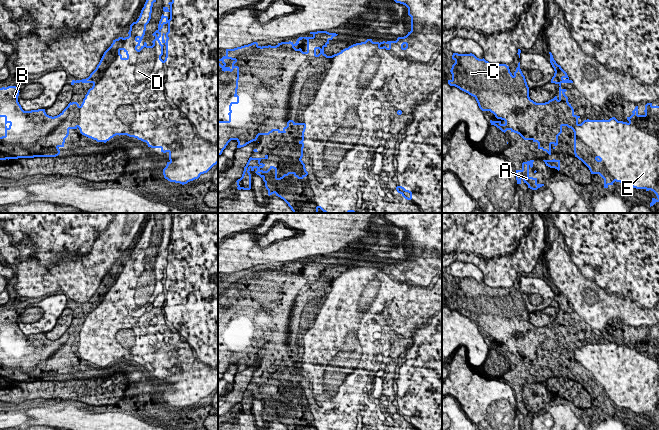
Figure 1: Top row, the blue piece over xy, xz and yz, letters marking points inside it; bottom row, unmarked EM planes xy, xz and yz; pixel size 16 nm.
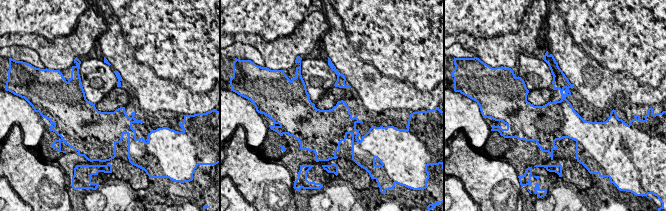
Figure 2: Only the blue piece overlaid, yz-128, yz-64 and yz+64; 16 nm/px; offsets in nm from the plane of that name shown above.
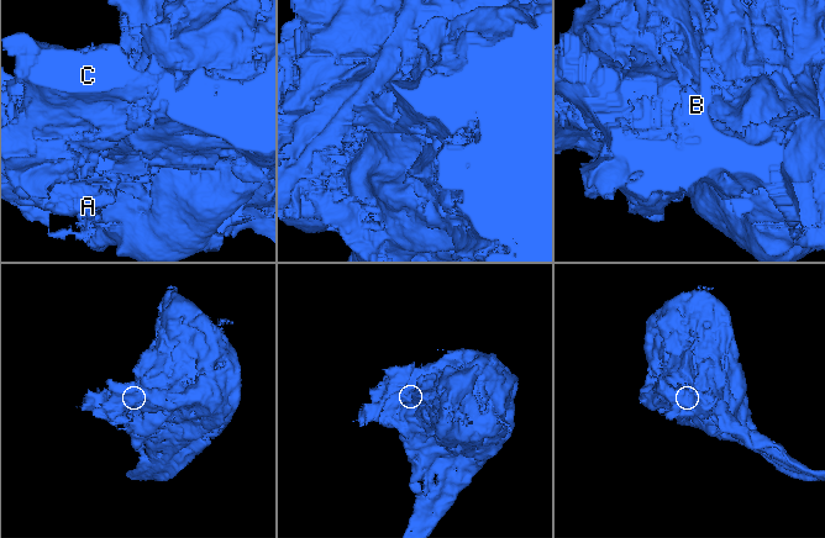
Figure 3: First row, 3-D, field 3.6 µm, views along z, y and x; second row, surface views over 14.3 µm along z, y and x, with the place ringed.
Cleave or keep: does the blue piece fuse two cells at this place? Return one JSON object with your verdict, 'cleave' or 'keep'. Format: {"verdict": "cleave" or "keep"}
{"verdict": "keep"}

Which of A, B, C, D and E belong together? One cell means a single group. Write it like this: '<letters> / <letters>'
A B C D E

